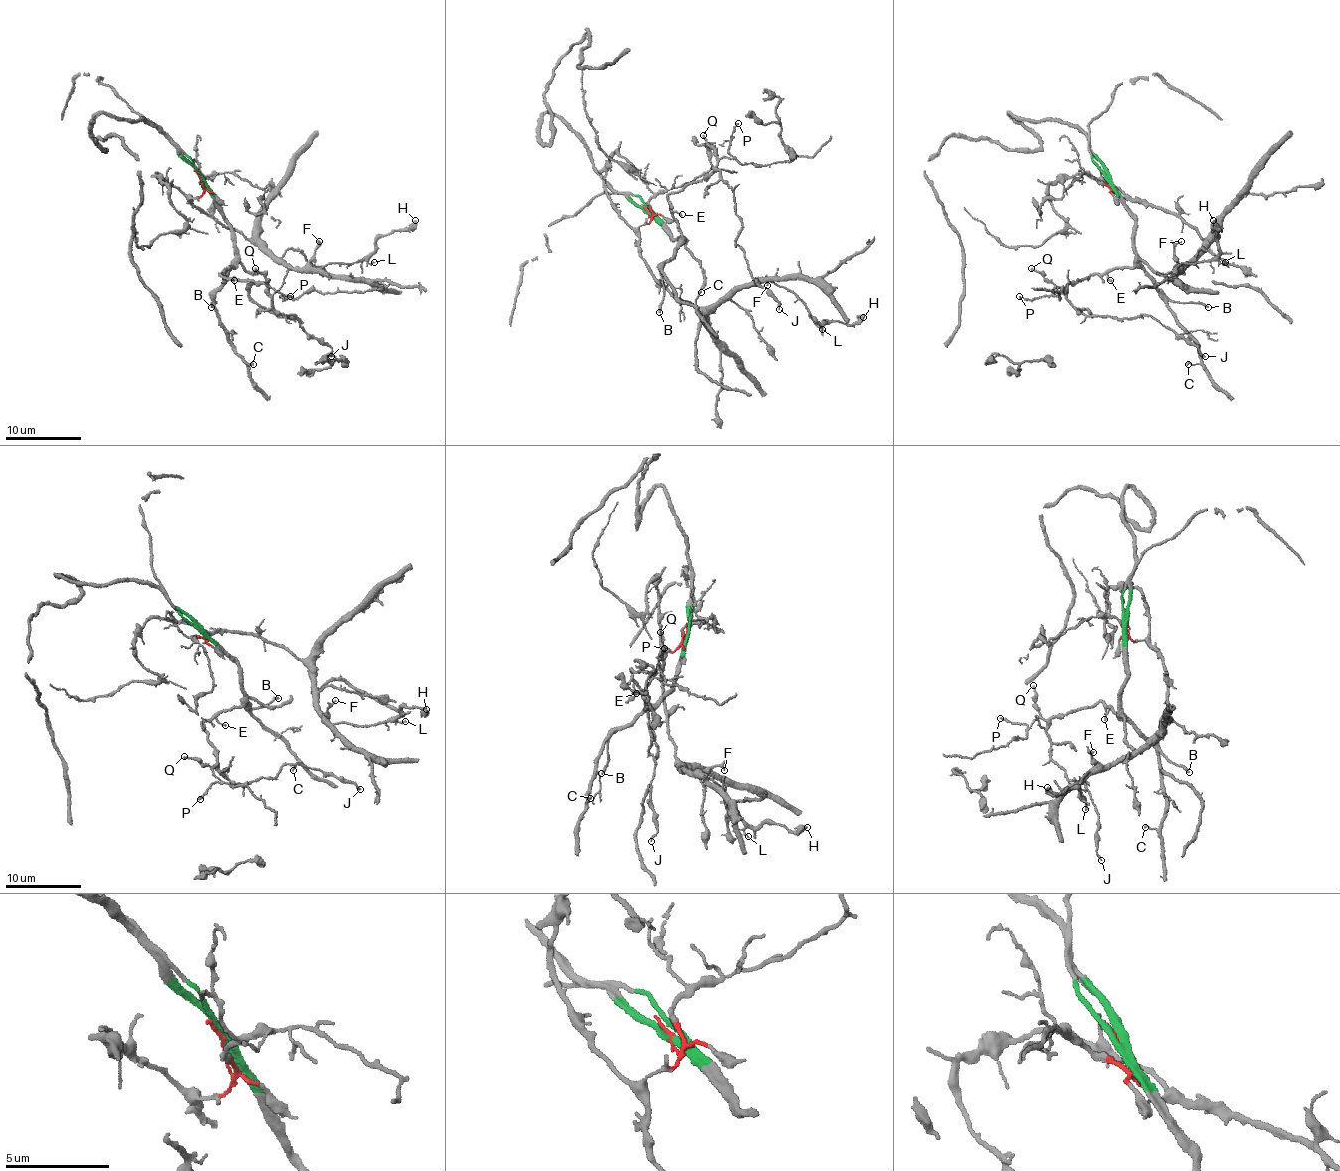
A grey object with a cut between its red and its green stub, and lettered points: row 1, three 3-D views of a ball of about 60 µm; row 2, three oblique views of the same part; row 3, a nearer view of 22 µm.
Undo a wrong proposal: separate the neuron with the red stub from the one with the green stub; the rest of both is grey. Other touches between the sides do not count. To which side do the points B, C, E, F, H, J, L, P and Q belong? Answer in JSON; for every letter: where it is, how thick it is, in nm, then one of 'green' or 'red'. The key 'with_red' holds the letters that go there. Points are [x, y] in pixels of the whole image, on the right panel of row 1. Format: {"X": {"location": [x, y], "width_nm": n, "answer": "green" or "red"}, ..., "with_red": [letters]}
{"B": {"location": [1208, 307], "width_nm": 220, "answer": "green"}, "C": {"location": [1188, 364], "width_nm": 160, "answer": "green"}, "E": {"location": [1110, 280], "width_nm": 130, "answer": "green"}, "F": {"location": [1181, 241], "width_nm": 130, "answer": "red"}, "H": {"location": [1213, 220], "width_nm": 440, "answer": "red"}, "J": {"location": [1205, 356], "width_nm": 170, "answer": "green"}, "L": {"location": [1225, 262], "width_nm": 140, "answer": "red"}, "P": {"location": [1019, 296], "width_nm": 150, "answer": "green"}, "Q": {"location": [1031, 268], "width_nm": 170, "answer": "green"}, "with_red": ["F", "H", "L"]}

